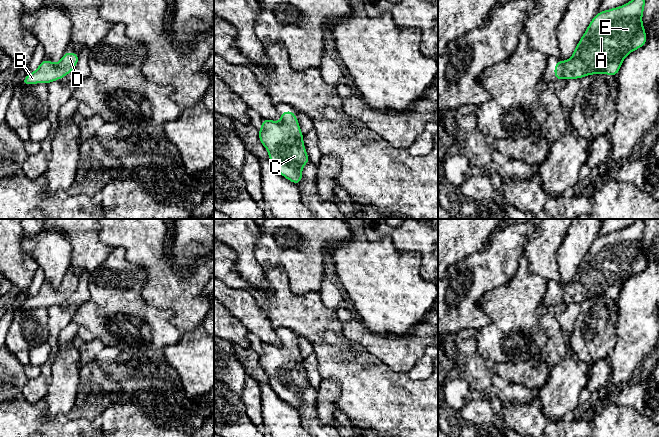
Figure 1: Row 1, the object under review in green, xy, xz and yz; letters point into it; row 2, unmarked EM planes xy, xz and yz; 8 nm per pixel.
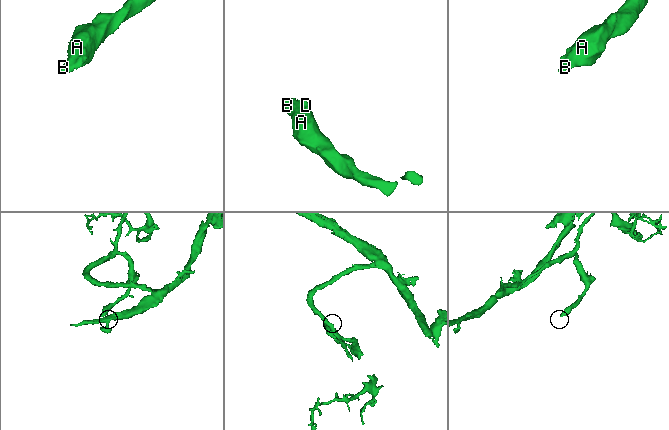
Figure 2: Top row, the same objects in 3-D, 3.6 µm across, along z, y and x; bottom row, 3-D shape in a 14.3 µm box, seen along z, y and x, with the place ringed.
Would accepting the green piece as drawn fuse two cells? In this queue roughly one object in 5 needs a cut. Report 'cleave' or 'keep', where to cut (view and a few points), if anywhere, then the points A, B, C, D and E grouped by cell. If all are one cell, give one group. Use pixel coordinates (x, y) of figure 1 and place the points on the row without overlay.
keep; cut none; groups A B C D E

